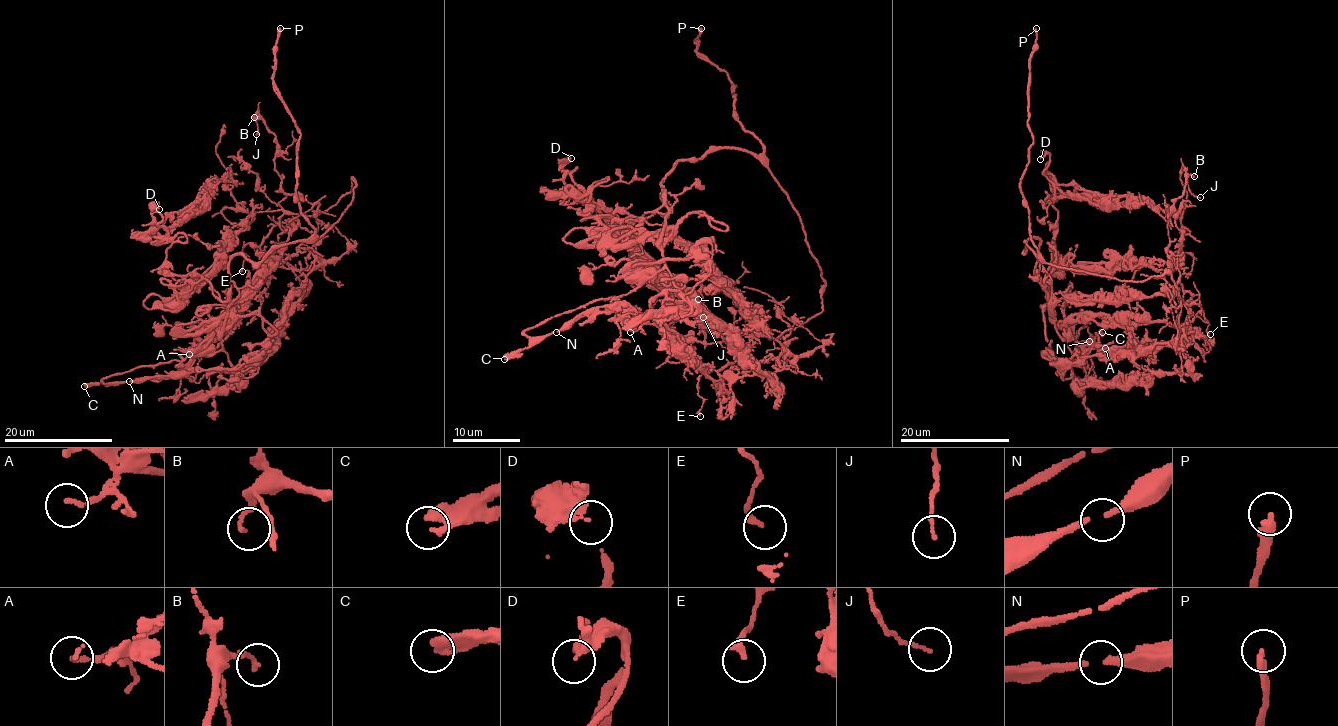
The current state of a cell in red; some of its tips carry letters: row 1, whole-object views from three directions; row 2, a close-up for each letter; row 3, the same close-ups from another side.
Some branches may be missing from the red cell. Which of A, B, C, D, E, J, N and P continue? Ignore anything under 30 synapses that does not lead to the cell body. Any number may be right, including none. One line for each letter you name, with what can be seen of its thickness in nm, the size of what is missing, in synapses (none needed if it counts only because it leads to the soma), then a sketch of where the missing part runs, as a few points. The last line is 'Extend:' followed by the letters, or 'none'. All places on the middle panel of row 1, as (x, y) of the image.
P: 240 nm
Extend: P

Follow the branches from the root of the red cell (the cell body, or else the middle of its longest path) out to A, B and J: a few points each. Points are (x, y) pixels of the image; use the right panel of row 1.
A: (1102, 276), (1041, 261), (1026, 243), (1026, 251), (1029, 239), (1039, 240), (1036, 280), (1057, 334), (1105, 348)
B: (1102, 276), (1139, 281), (1168, 273), (1179, 297), (1179, 271), (1167, 254), (1168, 217), (1186, 178), (1194, 176)
J: (1102, 276), (1139, 281), (1168, 273), (1179, 297), (1179, 271), (1167, 254), (1169, 209), (1186, 177), (1200, 197)

